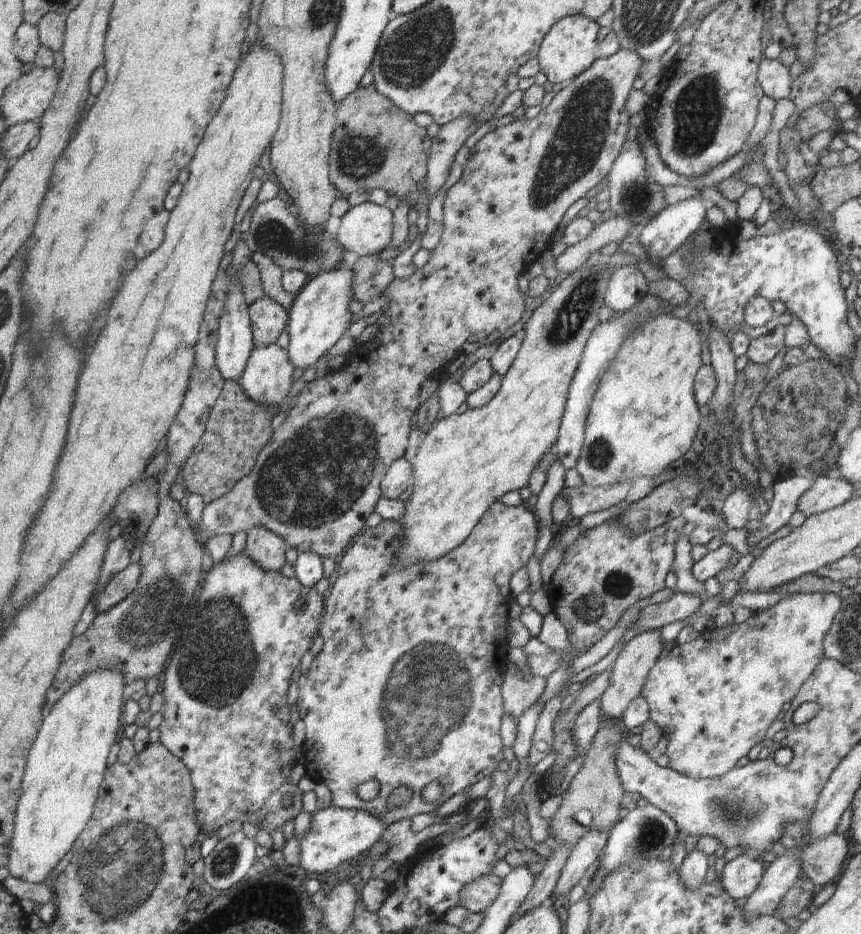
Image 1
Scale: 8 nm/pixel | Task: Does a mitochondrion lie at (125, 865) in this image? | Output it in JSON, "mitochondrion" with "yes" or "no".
{"mitochondrion":"yes"}

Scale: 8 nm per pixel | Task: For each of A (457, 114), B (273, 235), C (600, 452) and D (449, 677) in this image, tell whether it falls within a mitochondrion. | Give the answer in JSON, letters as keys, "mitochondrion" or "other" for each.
{"A":"other","B":"mitochondrion","C":"mitochondrion","D":"mitochondrion"}

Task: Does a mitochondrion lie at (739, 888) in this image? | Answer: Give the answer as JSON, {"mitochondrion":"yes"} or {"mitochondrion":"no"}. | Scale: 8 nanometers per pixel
{"mitochondrion":"no"}

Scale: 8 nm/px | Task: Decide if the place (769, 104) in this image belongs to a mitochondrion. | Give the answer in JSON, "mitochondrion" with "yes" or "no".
{"mitochondrion":"no"}

